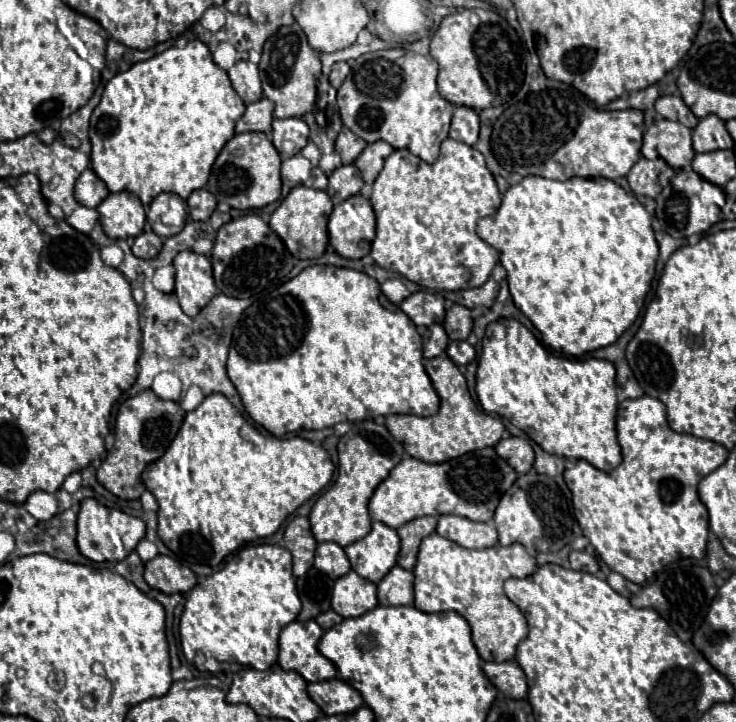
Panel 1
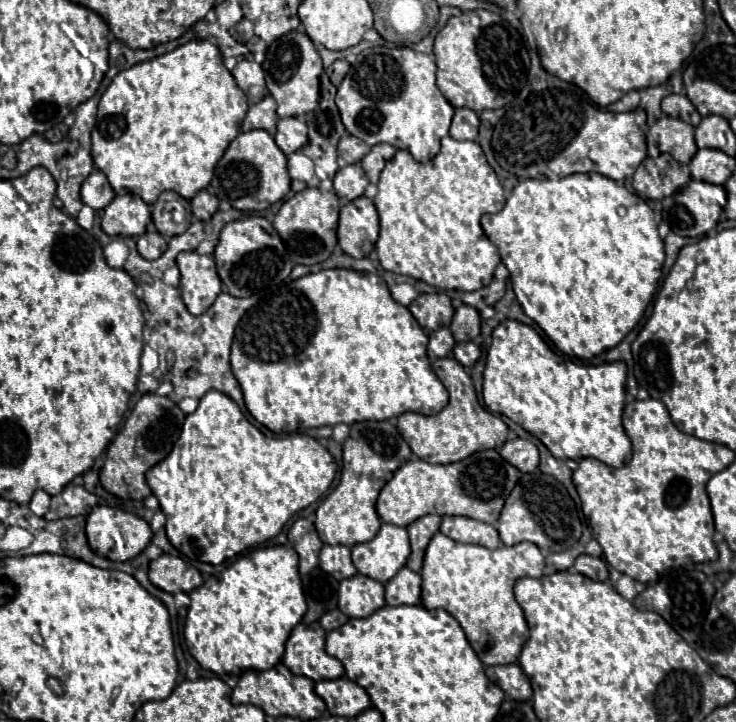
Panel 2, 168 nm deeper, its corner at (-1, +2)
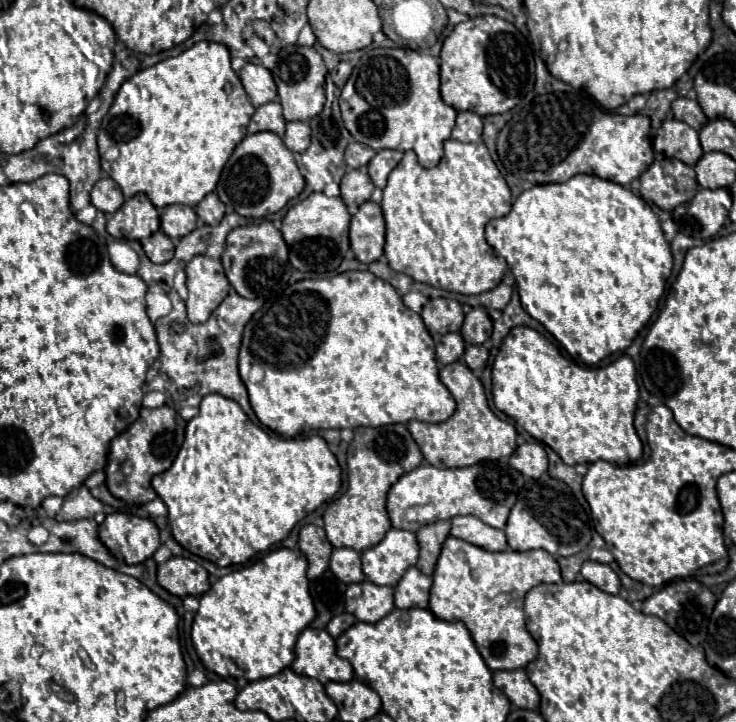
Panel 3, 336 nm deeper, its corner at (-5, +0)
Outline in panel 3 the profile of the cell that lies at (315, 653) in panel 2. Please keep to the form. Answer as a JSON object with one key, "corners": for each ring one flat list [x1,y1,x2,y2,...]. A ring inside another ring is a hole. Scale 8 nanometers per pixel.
{"corners":[[304,628,294,650,292,670,326,682,348,682,354,678,348,660,338,658,334,638,324,628]]}

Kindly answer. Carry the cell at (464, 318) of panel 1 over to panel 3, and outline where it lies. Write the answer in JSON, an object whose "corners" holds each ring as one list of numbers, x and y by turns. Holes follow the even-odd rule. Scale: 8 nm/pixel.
{"corners":[[472,308,462,324,460,334,466,344,482,344,492,334,492,320,484,308]]}

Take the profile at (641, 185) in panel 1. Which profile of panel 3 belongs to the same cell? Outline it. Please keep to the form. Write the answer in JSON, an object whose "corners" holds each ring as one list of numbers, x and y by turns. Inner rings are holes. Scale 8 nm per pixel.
{"corners":[[675,158,652,162,640,176,640,182,642,198,662,210,672,210,676,204,688,202,698,192,693,167]]}

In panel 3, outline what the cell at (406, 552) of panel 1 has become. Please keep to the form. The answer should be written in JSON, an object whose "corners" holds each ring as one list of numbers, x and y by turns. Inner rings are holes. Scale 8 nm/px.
{"corners":[[438,520,438,522,426,524,416,532,416,538,420,544,420,558,416,562,416,568,420,568,420,572,424,572,428,576,434,572,440,548,442,548,448,534,450,534,448,520]]}

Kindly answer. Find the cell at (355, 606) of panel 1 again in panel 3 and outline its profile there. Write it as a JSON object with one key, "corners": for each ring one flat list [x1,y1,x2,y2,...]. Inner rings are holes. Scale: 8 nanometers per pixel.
{"corners":[[368,580,350,584,346,588,346,610,360,622,378,622,394,610,394,590,390,586,376,586]]}

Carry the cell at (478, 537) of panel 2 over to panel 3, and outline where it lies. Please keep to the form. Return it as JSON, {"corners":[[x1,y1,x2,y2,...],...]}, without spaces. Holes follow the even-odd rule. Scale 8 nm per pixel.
{"corners":[[454,516,450,534,454,538,466,540,466,542,470,542,474,546,480,546,484,550,490,550,490,552,508,550,508,542,506,542,504,532,484,524,476,516]]}

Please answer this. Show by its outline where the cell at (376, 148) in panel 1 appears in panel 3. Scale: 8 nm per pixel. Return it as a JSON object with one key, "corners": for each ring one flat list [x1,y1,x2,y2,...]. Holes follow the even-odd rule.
{"corners":[[380,150,380,152,376,152,376,156,368,164,368,174,370,174,372,182,378,188,384,188,388,174,392,172,392,168,400,160,402,160,402,152,398,152,398,150]]}

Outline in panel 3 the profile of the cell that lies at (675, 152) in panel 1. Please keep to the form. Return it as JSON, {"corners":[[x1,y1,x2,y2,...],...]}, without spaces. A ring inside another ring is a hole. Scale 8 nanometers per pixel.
{"corners":[[676,118,664,120,656,132,654,150,668,158,678,158,688,166,694,166,702,156,699,133]]}

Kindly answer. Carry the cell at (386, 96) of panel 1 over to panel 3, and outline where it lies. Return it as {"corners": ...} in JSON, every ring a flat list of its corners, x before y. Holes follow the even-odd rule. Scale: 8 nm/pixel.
{"corners":[[372,48,354,68,340,94,344,126,356,142,374,150,414,150,424,168,440,162,444,140,450,138,456,110,440,96,438,60,410,48]]}

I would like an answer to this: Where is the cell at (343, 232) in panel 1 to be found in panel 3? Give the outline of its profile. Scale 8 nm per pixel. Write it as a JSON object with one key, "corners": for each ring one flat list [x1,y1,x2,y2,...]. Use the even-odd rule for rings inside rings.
{"corners":[[364,202,350,222,350,248,354,256,370,264,382,256,384,248,384,216,374,202]]}

